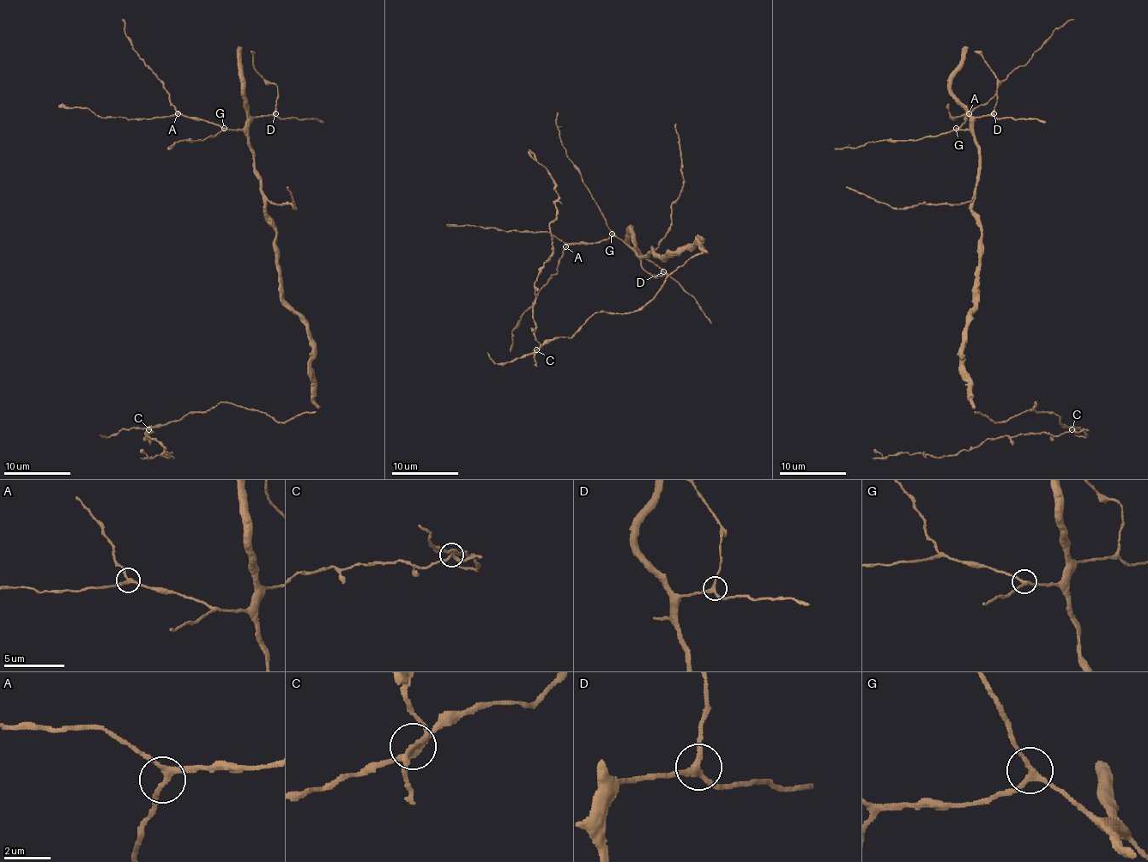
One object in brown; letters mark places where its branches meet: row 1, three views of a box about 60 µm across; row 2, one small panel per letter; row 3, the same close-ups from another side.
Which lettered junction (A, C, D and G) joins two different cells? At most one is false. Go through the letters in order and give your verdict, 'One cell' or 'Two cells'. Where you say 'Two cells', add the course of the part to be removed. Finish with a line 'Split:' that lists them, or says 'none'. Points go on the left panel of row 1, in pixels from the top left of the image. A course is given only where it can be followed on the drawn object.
A: One cell
C: Two cells. Course of the part to remove: (149, 429), (152, 431), (148, 436), (146, 433), (164, 447), (162, 456), (171, 452), (149, 458), (141, 449)
D: One cell
G: One cell
Split: C

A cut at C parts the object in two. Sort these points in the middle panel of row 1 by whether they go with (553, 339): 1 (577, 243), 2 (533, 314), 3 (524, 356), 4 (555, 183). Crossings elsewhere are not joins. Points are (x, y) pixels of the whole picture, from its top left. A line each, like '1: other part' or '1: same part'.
1: same part
2: other part
3: same part
4: other part

